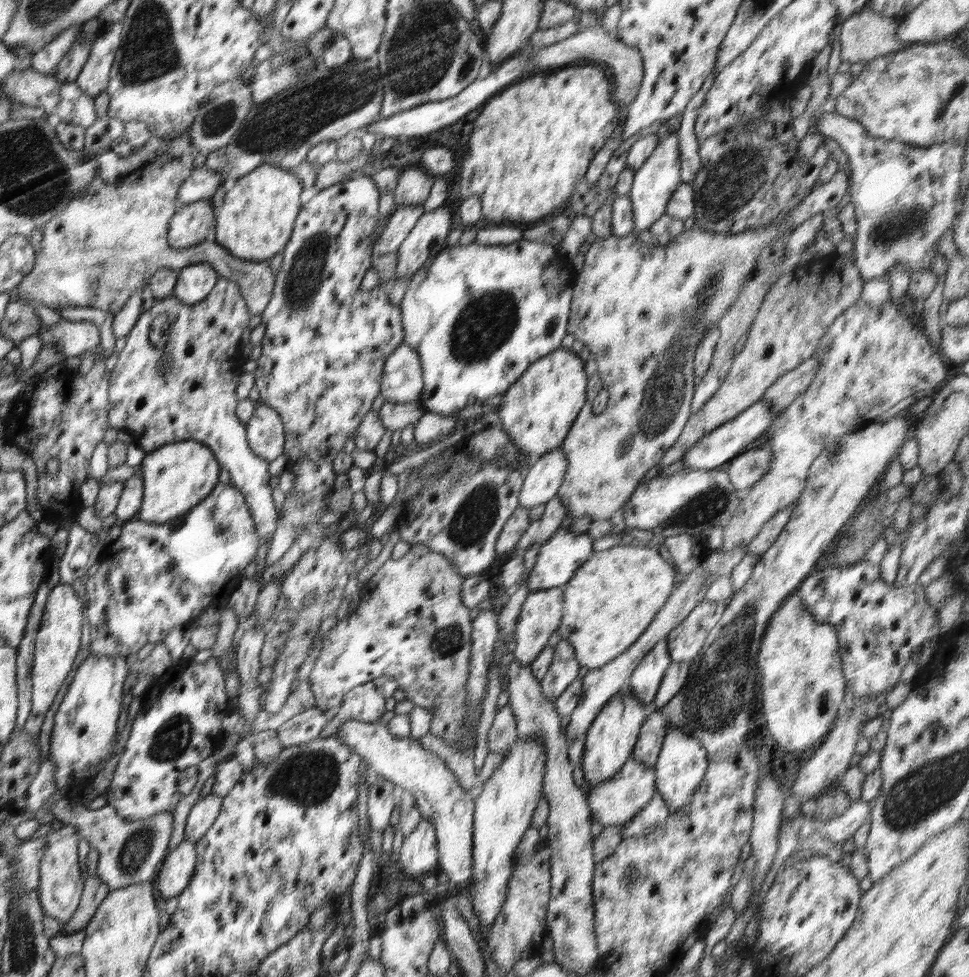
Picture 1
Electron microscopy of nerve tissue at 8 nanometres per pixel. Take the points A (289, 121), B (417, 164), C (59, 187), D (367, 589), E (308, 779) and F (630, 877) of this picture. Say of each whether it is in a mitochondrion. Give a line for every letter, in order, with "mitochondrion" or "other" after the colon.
A: mitochondrion
B: other
C: mitochondrion
D: other
E: mitochondrion
F: mitochondrion

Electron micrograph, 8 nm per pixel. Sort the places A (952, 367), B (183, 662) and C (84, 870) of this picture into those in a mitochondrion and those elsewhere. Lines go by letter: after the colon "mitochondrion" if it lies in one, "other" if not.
A: other
B: other
C: other

